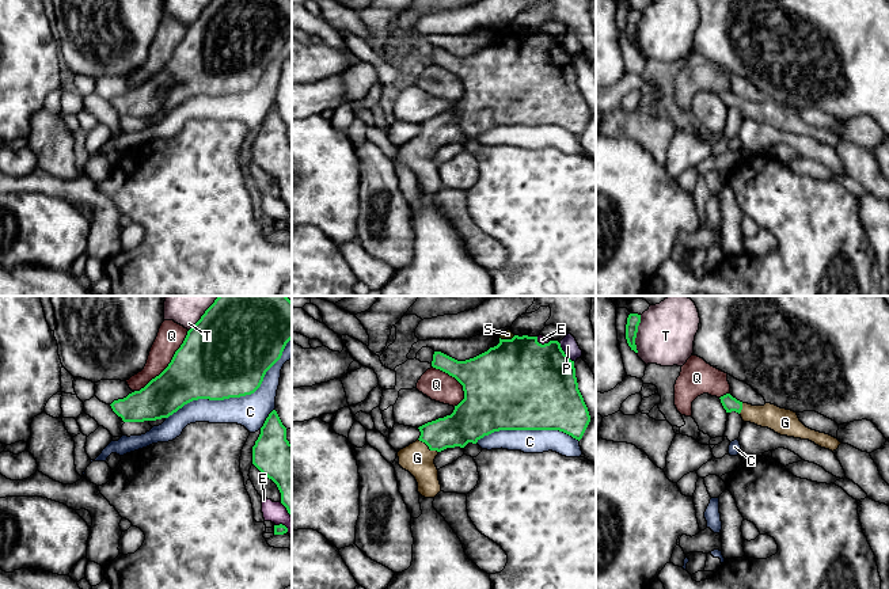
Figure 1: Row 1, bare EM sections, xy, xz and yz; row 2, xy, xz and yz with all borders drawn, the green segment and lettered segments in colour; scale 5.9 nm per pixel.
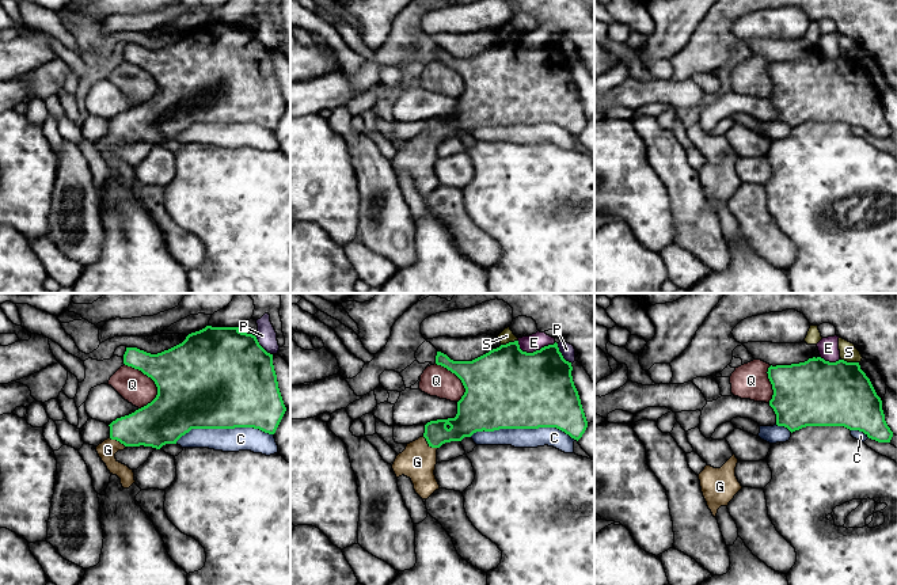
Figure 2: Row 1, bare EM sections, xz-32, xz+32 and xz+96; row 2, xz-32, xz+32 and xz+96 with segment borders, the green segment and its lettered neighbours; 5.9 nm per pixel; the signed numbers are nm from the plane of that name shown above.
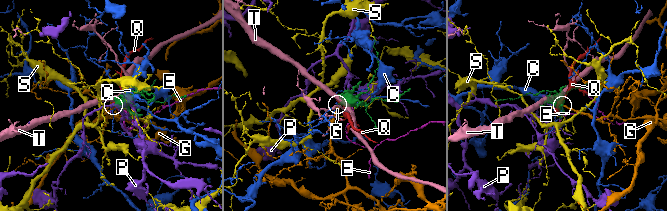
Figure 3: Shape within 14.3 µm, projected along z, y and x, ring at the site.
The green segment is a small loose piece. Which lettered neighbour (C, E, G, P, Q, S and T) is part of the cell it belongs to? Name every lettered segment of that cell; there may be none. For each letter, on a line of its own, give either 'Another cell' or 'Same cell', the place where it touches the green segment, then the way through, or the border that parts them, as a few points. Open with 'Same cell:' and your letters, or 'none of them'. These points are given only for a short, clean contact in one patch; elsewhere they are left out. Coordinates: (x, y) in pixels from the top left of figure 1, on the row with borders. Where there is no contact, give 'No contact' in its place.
Same cell: G
C: Another cell. Touches green at xy (236, 396)
E: Another cell. Touches green at xz (540, 344)
G: Same cell. Touches green at xz (428, 445). Path across: xz (464, 425), (439, 434), (428, 445), (417, 458)
P: Another cell. Touches green at xz (563, 353)
Q: Another cell. Touches green at xy (168, 364)
S: Another cell. Touches green at xz (506, 339)
T: Another cell. Touches green at yz (635, 334)

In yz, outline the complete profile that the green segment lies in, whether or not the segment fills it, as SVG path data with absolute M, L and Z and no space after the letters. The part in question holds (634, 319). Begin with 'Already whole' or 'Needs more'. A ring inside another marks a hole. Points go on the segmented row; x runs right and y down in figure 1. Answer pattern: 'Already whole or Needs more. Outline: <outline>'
Already whole. Outline: M638 314L628 315L627 324L626 324L626 339L631 350L634 350L635 353L638 353L635 338L637 338L639 323L641 323L641 315Z

